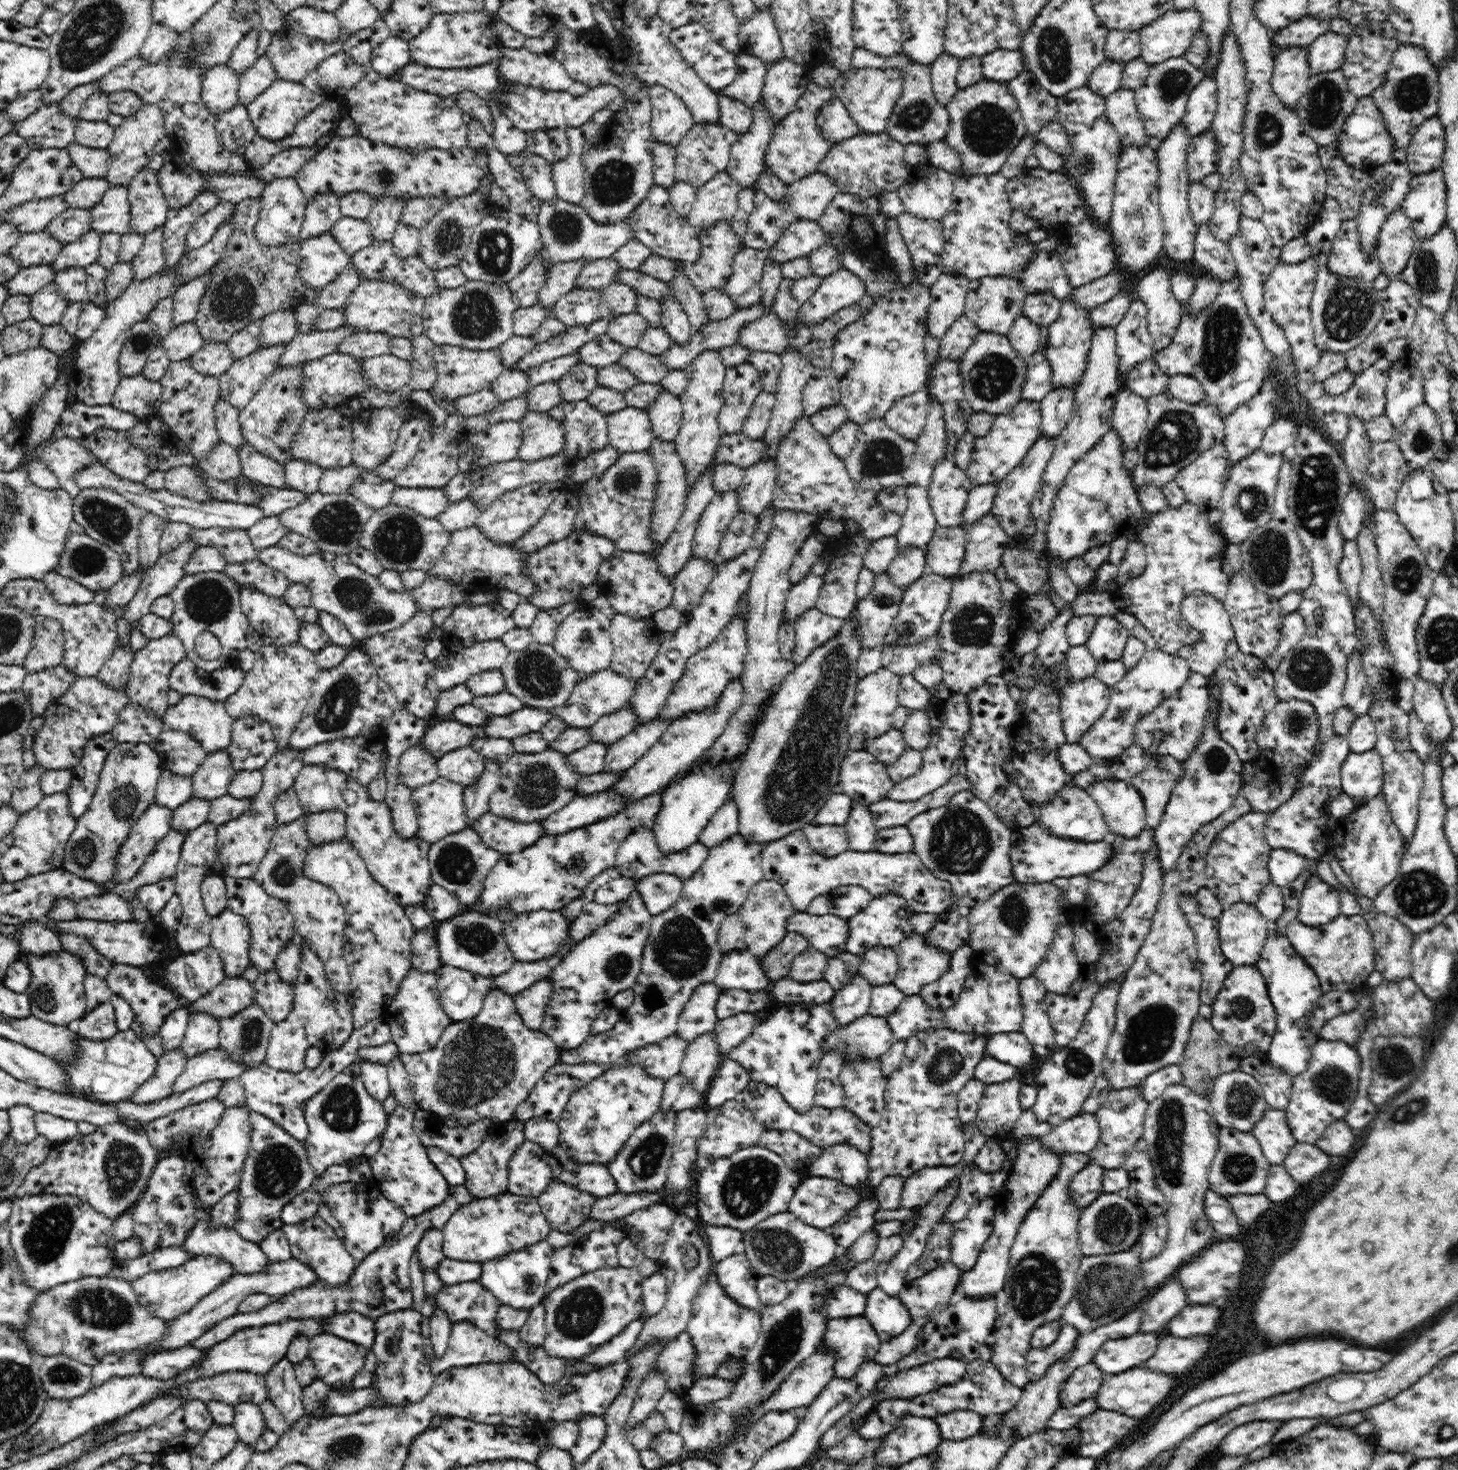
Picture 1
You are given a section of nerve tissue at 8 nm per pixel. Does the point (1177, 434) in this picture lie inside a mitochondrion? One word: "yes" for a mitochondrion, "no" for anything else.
yes

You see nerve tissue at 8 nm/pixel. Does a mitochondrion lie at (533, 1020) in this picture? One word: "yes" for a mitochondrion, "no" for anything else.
no

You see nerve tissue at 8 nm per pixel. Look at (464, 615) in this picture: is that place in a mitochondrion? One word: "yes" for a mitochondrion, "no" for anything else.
no

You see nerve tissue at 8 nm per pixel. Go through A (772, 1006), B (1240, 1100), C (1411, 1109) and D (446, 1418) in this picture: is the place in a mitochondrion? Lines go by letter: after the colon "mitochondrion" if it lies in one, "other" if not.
A: other
B: mitochondrion
C: mitochondrion
D: other

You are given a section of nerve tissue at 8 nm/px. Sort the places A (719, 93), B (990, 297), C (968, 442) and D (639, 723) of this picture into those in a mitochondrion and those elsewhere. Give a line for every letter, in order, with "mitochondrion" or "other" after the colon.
A: other
B: mitochondrion
C: other
D: other

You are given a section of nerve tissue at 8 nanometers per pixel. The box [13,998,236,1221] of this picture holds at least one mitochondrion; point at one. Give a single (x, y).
(122, 1165)

